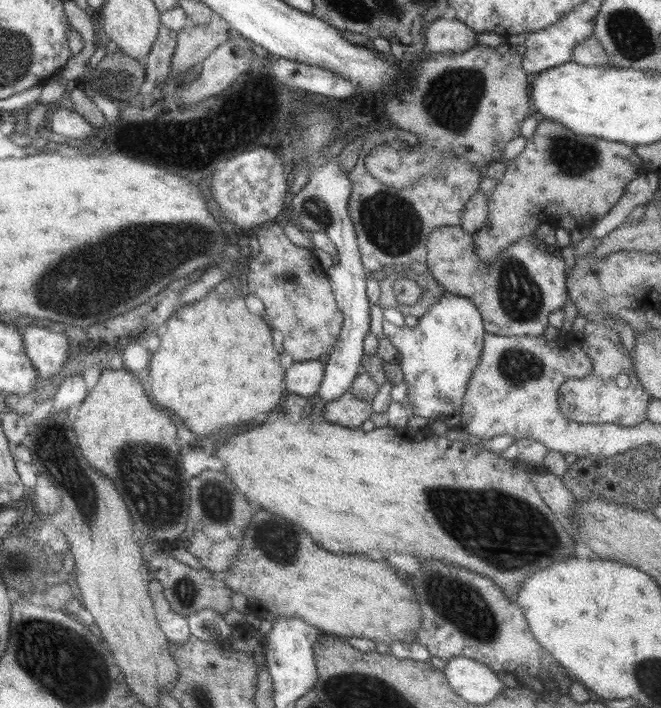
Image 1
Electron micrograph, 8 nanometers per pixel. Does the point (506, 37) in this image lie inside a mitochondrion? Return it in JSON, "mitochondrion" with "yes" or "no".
{"mitochondrion":"no"}

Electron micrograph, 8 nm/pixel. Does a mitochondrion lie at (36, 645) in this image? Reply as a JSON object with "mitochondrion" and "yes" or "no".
{"mitochondrion":"yes"}

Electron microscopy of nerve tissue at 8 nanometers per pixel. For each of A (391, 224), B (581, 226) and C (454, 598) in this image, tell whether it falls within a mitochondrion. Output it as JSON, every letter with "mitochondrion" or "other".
{"A":"mitochondrion","B":"other","C":"mitochondrion"}

